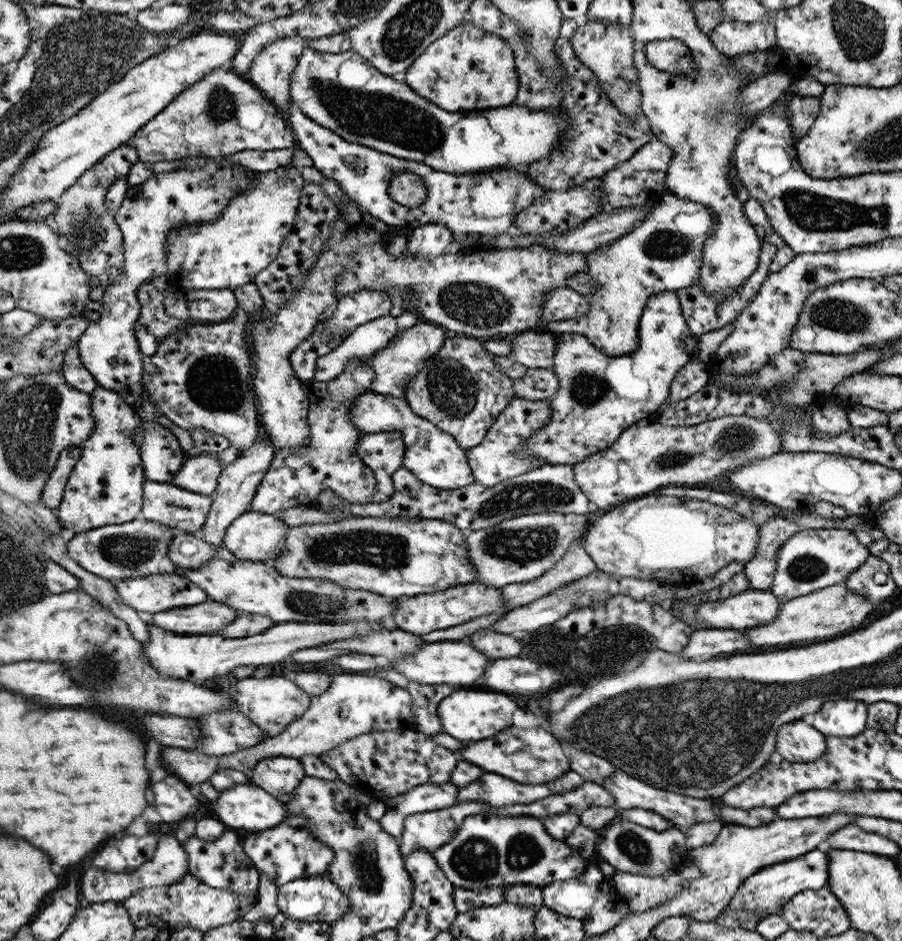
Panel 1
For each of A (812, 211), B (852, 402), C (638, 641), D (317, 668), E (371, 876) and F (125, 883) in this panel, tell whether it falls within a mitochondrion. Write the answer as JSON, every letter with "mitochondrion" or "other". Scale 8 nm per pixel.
{"A":"mitochondrion","B":"other","C":"mitochondrion","D":"other","E":"mitochondrion","F":"other"}

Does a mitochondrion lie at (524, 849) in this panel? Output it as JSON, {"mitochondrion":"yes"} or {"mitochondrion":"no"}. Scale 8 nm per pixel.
{"mitochondrion":"yes"}

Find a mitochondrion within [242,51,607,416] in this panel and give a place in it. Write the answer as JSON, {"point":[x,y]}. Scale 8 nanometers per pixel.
{"point":[401,122]}

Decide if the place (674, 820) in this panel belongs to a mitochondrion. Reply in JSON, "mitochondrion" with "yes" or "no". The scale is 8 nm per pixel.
{"mitochondrion":"no"}

